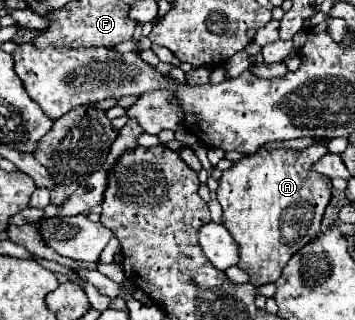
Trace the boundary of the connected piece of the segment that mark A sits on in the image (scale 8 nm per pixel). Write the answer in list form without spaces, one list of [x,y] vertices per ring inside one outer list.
[[[316,141],[300,151],[258,149],[222,171],[216,195],[224,211],[224,227],[238,243],[238,267],[250,275],[254,287],[276,281],[292,253],[320,235],[320,221],[332,197],[332,183],[326,175],[312,171],[312,165],[326,153],[328,141]]]

